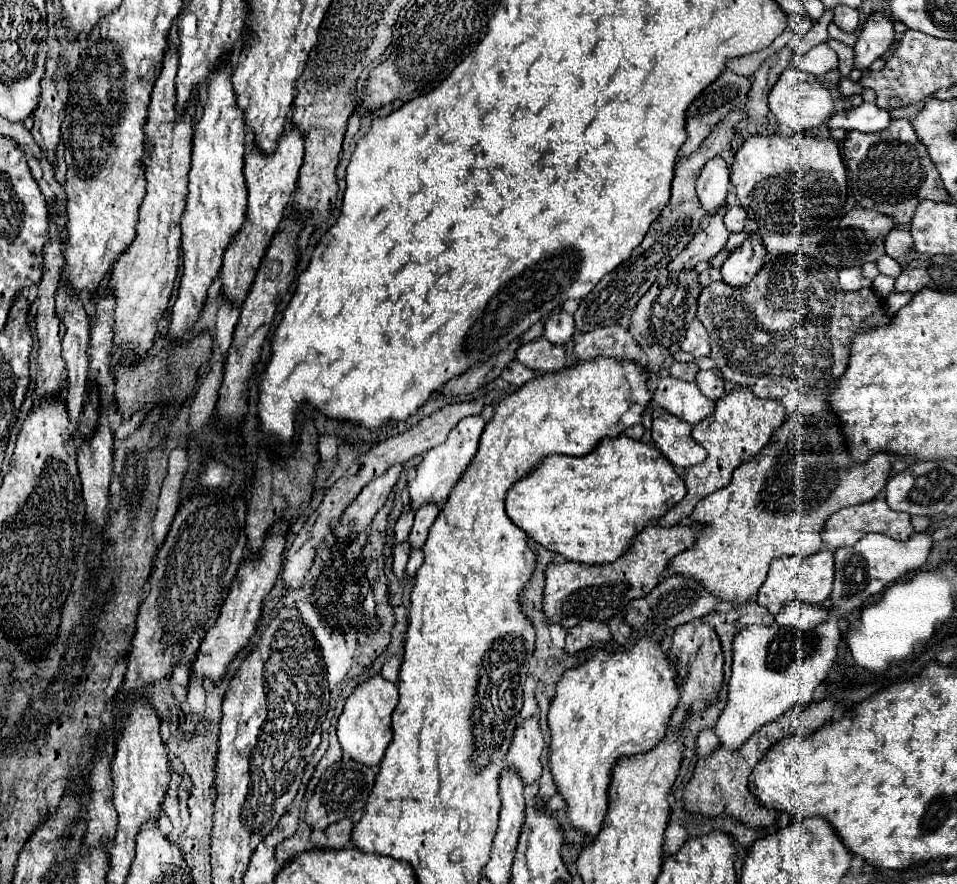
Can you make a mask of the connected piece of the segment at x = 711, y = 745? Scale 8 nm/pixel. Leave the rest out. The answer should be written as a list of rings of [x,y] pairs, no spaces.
[[[708,729],[708,731],[702,731],[700,737],[698,737],[698,751],[696,755],[698,757],[710,757],[710,753],[718,747],[718,737],[714,733],[714,729]]]

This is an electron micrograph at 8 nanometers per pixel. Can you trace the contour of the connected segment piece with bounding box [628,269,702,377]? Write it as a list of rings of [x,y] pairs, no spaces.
[[[694,269],[674,273],[674,277],[670,277],[668,271],[662,271],[658,275],[658,281],[638,301],[638,305],[630,317],[628,331],[638,341],[642,351],[646,353],[646,359],[648,359],[646,369],[650,371],[652,377],[658,373],[664,359],[668,359],[680,351],[680,341],[696,317],[700,291],[702,291],[702,287],[698,283],[698,273]]]

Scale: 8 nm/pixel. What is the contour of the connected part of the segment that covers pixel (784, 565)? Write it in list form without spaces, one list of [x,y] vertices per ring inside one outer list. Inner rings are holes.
[[[818,551],[812,557],[784,557],[784,559],[774,559],[770,563],[768,579],[758,591],[758,605],[766,607],[768,611],[776,613],[780,607],[786,603],[798,599],[806,603],[822,603],[830,597],[832,593],[832,581],[834,581],[834,553],[832,551]]]

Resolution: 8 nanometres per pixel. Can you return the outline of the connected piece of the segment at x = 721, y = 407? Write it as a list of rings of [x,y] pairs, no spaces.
[[[736,387],[734,391],[726,393],[720,401],[716,401],[716,409],[712,415],[702,419],[698,425],[694,425],[692,439],[702,445],[708,453],[706,461],[702,465],[692,465],[690,469],[684,471],[684,483],[686,483],[686,497],[672,507],[660,521],[658,525],[662,527],[672,527],[672,525],[684,525],[696,507],[700,499],[706,495],[726,487],[732,481],[732,473],[736,467],[742,463],[754,459],[758,451],[766,447],[774,431],[784,423],[786,411],[784,407],[774,401],[774,399],[758,399],[750,389],[746,387]]]

